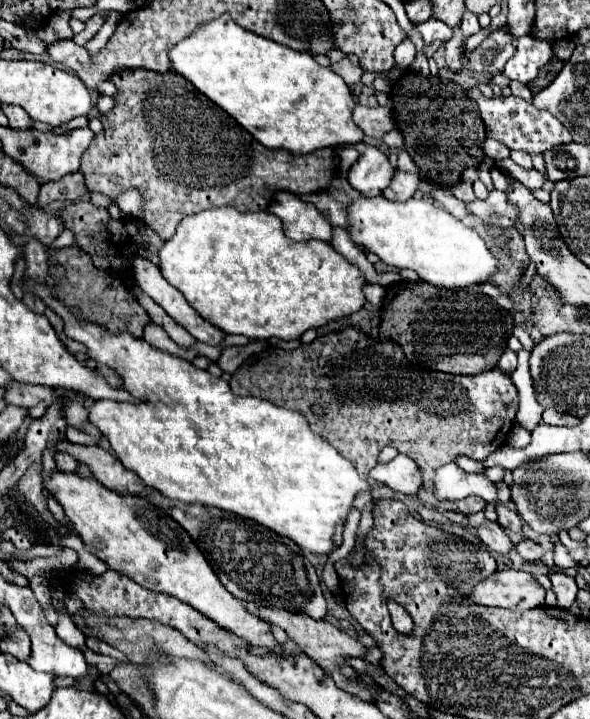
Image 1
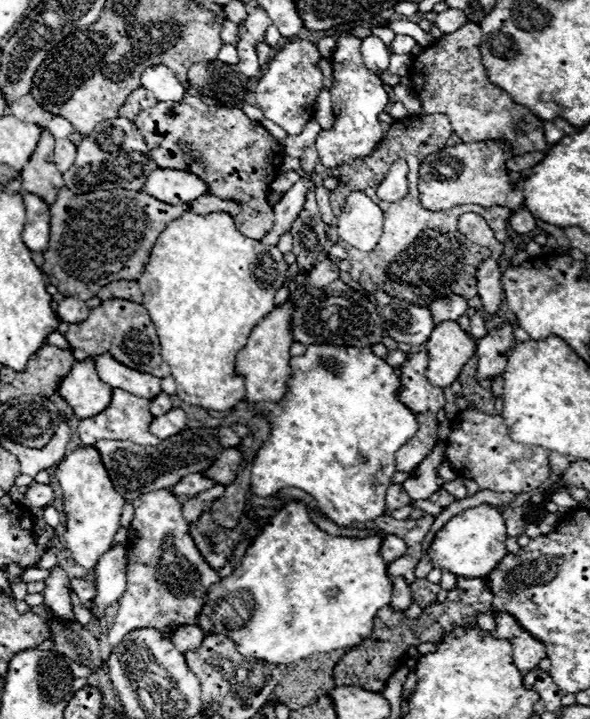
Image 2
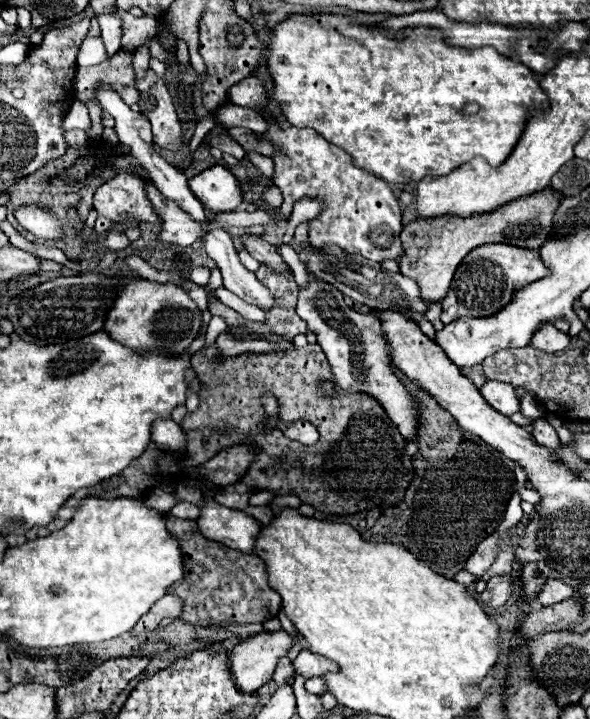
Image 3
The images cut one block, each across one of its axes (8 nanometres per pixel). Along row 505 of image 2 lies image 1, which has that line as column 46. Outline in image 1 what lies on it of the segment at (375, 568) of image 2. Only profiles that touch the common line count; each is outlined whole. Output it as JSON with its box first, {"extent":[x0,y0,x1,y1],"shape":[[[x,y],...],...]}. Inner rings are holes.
{"extent":[26,282,370,556],"shape":[[[28,282],[26,288],[34,290],[52,310],[56,310],[56,312],[62,316],[62,320],[64,320],[64,332],[66,332],[70,338],[82,342],[82,344],[88,348],[88,356],[90,356],[90,358],[94,358],[94,360],[98,360],[98,362],[102,362],[102,364],[114,368],[114,370],[122,376],[122,380],[124,380],[122,386],[128,388],[128,392],[130,392],[132,396],[136,396],[138,400],[142,400],[140,404],[112,402],[112,400],[96,400],[94,404],[88,404],[88,412],[90,412],[90,424],[96,426],[96,428],[110,440],[110,446],[112,446],[114,452],[120,456],[120,462],[122,462],[126,468],[134,470],[134,472],[144,480],[146,486],[156,488],[156,490],[162,492],[166,498],[180,500],[180,502],[184,502],[184,504],[196,504],[196,502],[198,502],[198,504],[204,504],[204,506],[216,506],[216,508],[220,508],[220,510],[224,510],[224,512],[232,512],[232,514],[238,514],[238,516],[242,516],[242,518],[250,518],[250,520],[254,520],[254,522],[258,522],[258,524],[262,524],[262,526],[274,530],[274,532],[280,534],[280,536],[288,536],[288,538],[290,538],[292,542],[296,542],[302,550],[308,550],[308,552],[312,552],[312,554],[316,554],[316,556],[330,554],[330,552],[334,550],[334,546],[336,546],[336,544],[334,544],[336,528],[338,528],[340,524],[344,524],[346,516],[348,516],[350,510],[352,510],[354,498],[356,498],[360,492],[370,492],[370,484],[356,472],[356,468],[354,468],[354,464],[352,464],[350,460],[346,460],[344,456],[340,456],[324,438],[320,438],[320,434],[314,434],[314,432],[310,430],[308,420],[304,420],[304,416],[300,416],[300,412],[292,412],[292,410],[288,410],[288,408],[280,408],[278,404],[272,404],[272,402],[268,402],[268,400],[260,400],[260,398],[254,398],[254,396],[248,396],[248,398],[234,396],[232,390],[228,388],[228,382],[226,382],[224,378],[212,376],[208,370],[200,370],[200,368],[196,368],[194,364],[190,364],[190,362],[186,362],[186,360],[182,360],[182,358],[176,358],[176,356],[172,356],[172,354],[168,354],[168,352],[154,350],[154,348],[150,348],[144,340],[138,340],[138,338],[134,338],[134,336],[130,336],[130,334],[116,334],[116,336],[114,336],[114,334],[108,334],[102,326],[96,326],[96,324],[78,320],[68,308],[62,306],[62,302],[58,302],[58,300],[52,298],[48,286],[36,286],[36,284]]]}

